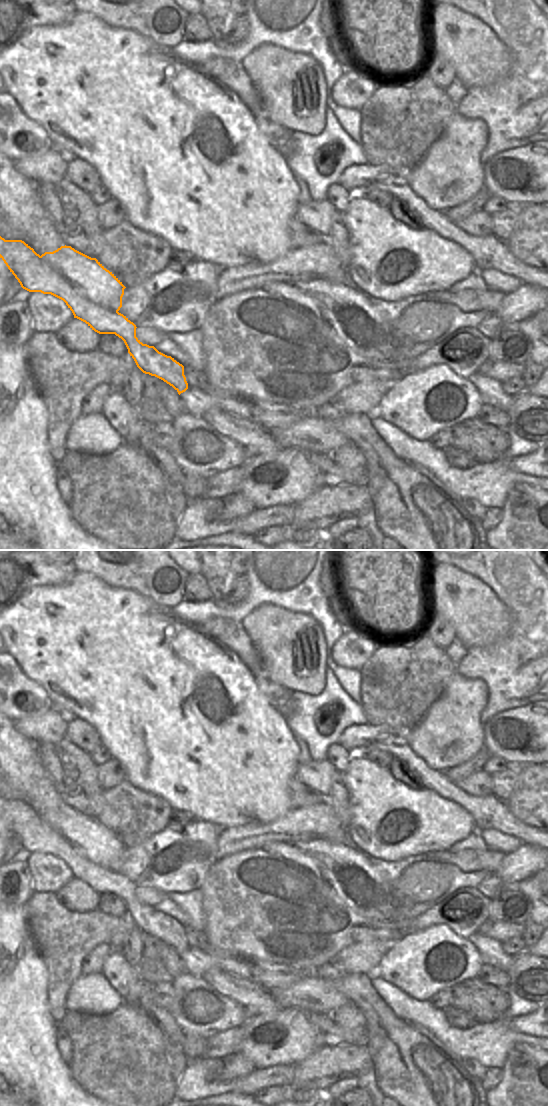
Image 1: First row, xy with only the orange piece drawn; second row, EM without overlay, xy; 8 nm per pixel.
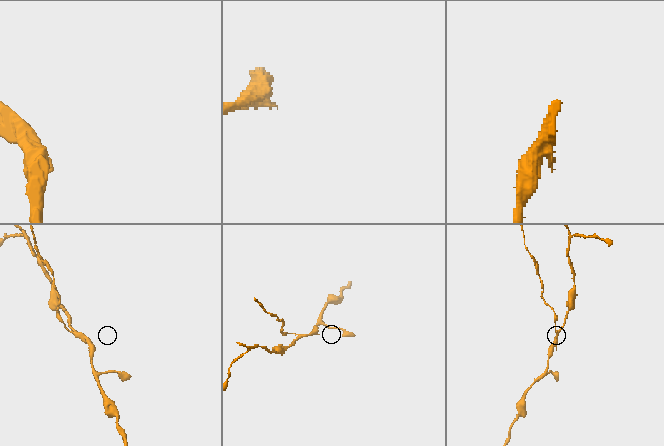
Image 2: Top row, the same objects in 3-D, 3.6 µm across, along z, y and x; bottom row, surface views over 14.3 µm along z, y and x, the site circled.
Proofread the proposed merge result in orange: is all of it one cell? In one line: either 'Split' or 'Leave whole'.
Split

